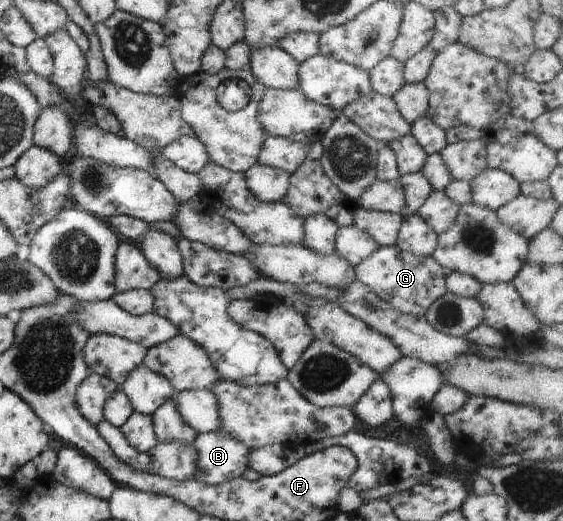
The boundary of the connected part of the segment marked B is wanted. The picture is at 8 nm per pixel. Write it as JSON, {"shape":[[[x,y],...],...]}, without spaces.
{"shape":[[[221,430],[199,433],[192,445],[197,455],[193,479],[201,484],[218,485],[247,469],[249,449]]]}

